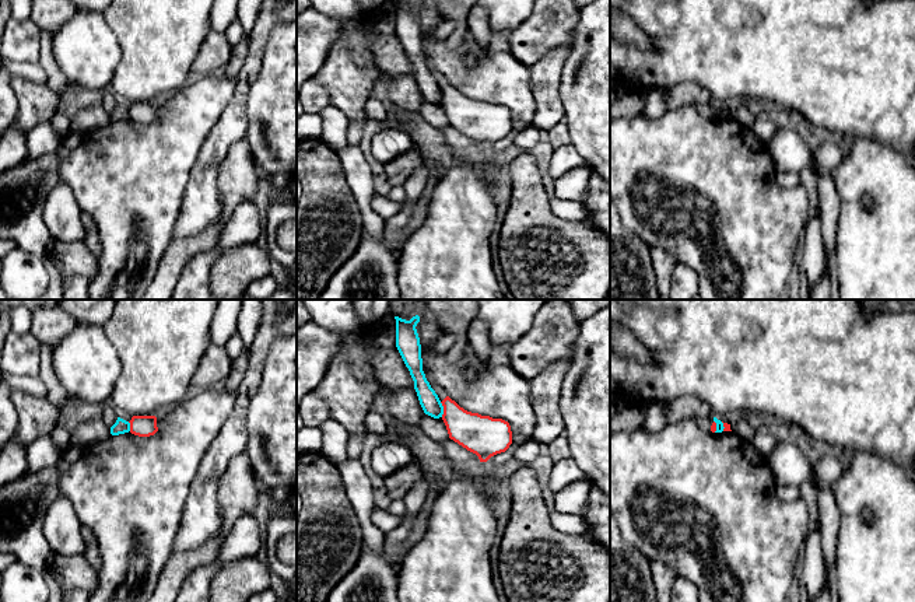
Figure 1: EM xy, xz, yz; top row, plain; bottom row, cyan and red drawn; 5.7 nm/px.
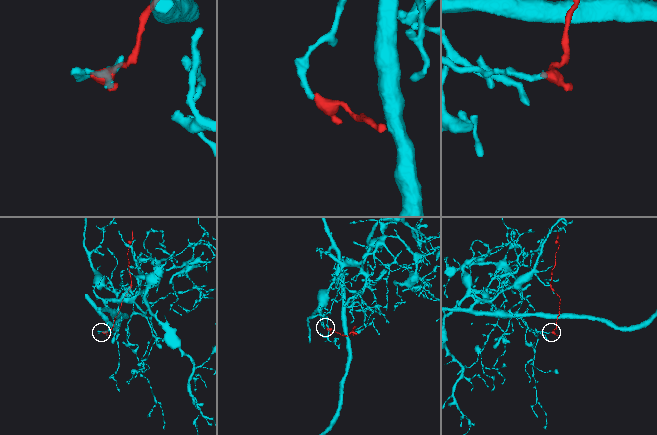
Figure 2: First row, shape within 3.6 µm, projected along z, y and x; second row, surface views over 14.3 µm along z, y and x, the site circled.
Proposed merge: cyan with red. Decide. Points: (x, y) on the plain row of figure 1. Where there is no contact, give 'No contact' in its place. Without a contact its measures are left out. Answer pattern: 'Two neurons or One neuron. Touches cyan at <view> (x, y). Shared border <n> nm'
Two neurons. Touches cyan at xz (442, 95). Shared border 90 nm

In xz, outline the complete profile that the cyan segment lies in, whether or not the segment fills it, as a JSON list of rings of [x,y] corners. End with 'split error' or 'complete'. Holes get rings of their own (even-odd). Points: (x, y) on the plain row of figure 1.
[[[416,1],[410,7],[399,3],[395,3],[395,6],[396,34],[414,67],[414,76],[417,78],[420,91],[425,101],[439,105],[444,101],[444,92],[423,57],[421,31],[416,15],[417,10],[420,8],[420,3]]] | complete

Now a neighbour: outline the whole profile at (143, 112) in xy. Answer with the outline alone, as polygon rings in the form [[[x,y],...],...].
[[[133,102],[130,109],[130,119],[139,123],[150,123],[158,118],[155,102]]]

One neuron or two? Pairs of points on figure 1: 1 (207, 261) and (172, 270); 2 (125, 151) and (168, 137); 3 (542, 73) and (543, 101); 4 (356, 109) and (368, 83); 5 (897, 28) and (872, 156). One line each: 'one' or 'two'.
1: two
2: one
3: one
4: one
5: two

